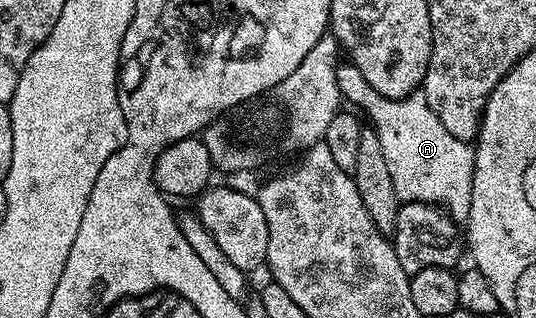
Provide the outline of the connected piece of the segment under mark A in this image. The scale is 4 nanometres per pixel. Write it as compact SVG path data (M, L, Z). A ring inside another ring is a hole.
M339 62L336 85L346 103L355 103L359 107L357 110L371 119L367 120L380 137L384 161L388 164L388 173L399 200L402 203L433 203L442 208L455 223L465 224L472 205L473 146L452 137L452 133L440 125L440 117L432 113L425 95L415 93L403 99L384 97L376 93L368 81L364 81L354 63Z

